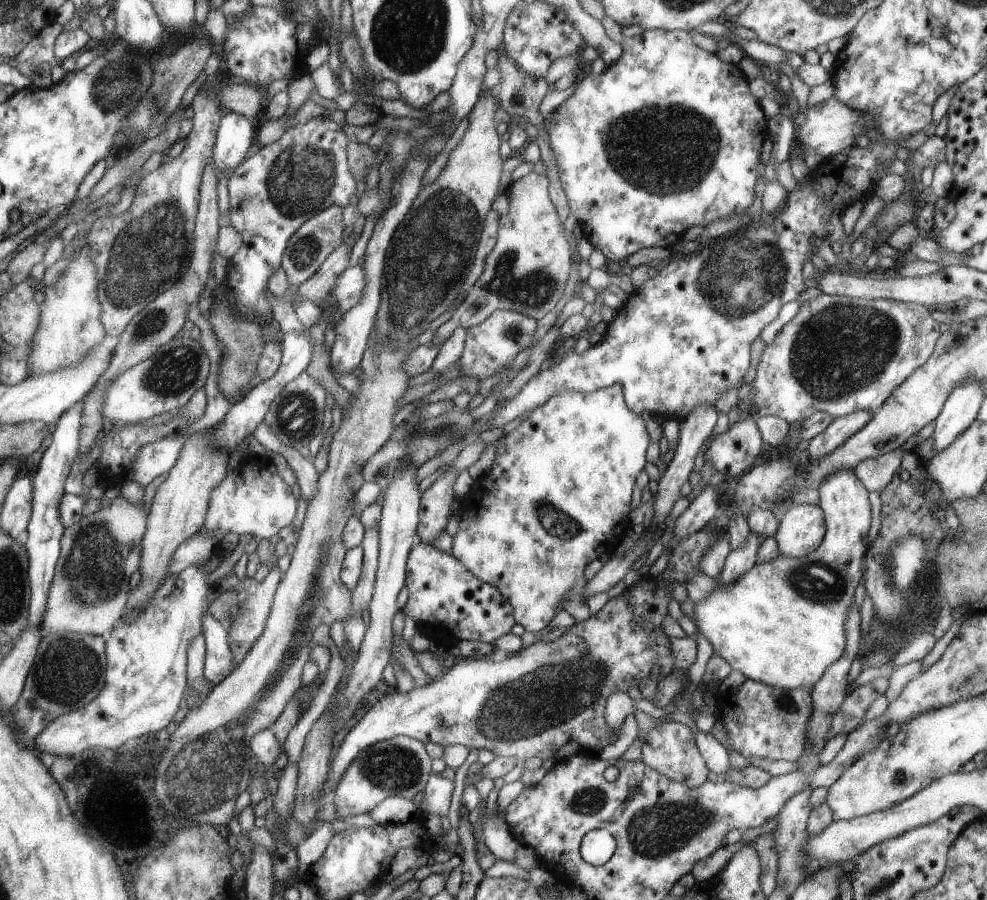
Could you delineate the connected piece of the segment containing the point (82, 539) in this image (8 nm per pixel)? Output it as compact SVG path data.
M120 494L106 507L82 518L64 530L62 552L48 596L47 610L42 622L42 633L46 637L56 632L89 633L108 636L121 622L129 594L129 575L141 563L143 535L146 534L146 518L149 511L143 507L142 499L127 500Z

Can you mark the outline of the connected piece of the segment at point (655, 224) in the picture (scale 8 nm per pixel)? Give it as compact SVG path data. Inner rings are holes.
M643 29L640 34L624 37L618 59L599 73L589 73L580 80L574 92L543 120L544 130L549 137L549 146L553 151L558 177L568 207L578 220L578 237L585 238L594 248L598 248L607 262L613 266L622 265L628 256L639 248L662 246L671 250L674 244L689 226L705 228L716 219L728 215L741 215L753 202L753 186L757 180L757 160L759 148L763 142L763 112L753 98L743 72L735 63L722 62L715 55L697 47L691 41L691 34L684 30L664 31L661 29Z

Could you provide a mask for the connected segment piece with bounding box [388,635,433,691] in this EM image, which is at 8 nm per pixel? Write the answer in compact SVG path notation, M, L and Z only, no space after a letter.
M401 635L398 639L391 639L391 656L389 657L389 664L395 668L395 672L399 674L401 672L401 678L399 678L399 684L405 688L405 690L411 690L416 684L426 685L430 683L431 679L422 668L418 665L414 653L408 648L407 644L402 640Z

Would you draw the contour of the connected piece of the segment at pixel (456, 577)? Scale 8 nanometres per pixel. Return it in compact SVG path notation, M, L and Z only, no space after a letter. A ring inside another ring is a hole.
M418 542L411 547L406 558L404 581L408 599L401 611L409 616L418 628L429 626L431 632L436 628L439 636L452 636L454 641L492 643L498 636L509 633L509 628L513 626L513 606L510 602L503 598L493 585L480 581L459 559L439 552L433 545Z

